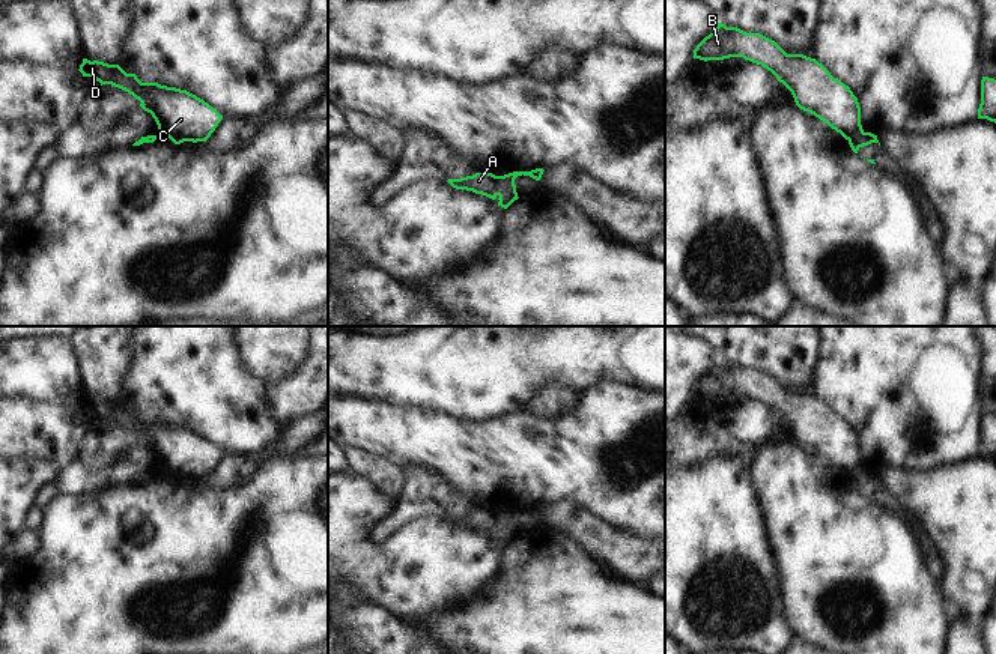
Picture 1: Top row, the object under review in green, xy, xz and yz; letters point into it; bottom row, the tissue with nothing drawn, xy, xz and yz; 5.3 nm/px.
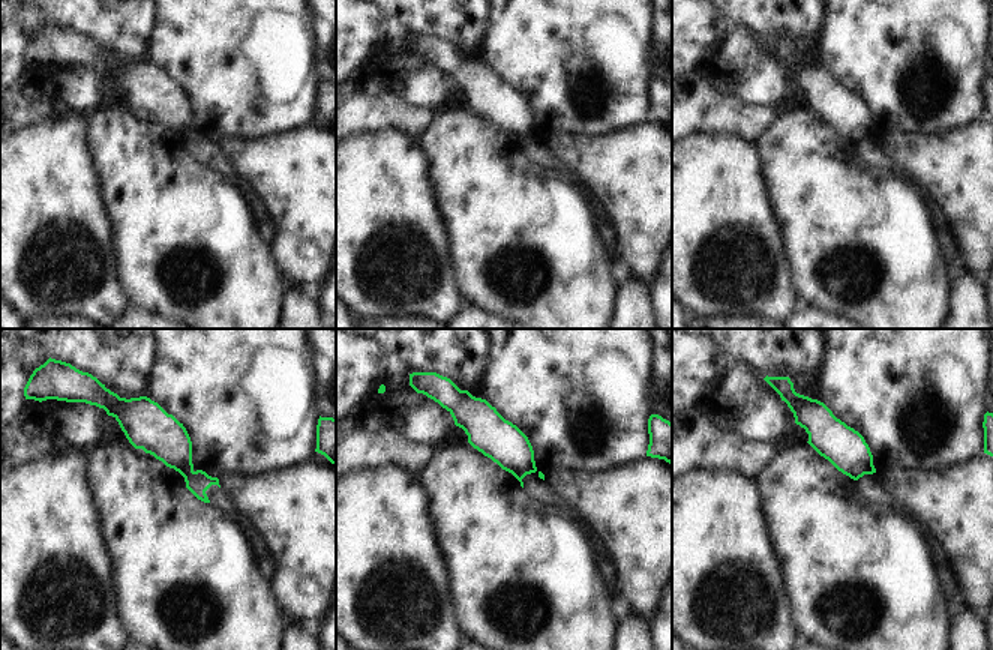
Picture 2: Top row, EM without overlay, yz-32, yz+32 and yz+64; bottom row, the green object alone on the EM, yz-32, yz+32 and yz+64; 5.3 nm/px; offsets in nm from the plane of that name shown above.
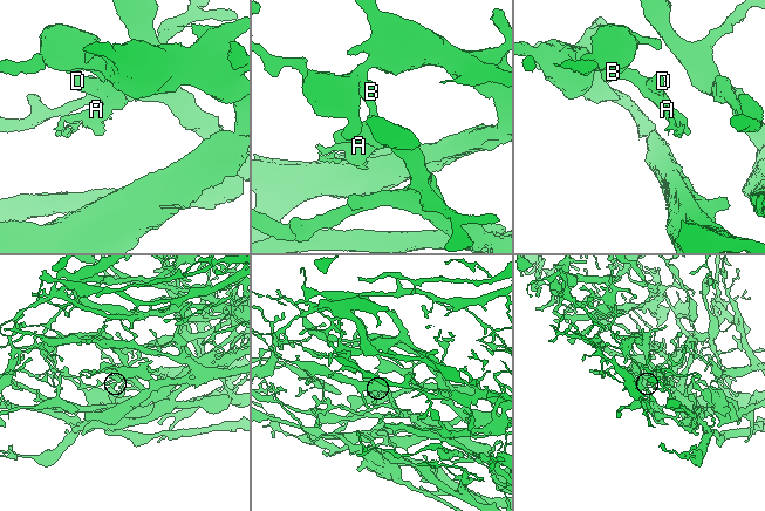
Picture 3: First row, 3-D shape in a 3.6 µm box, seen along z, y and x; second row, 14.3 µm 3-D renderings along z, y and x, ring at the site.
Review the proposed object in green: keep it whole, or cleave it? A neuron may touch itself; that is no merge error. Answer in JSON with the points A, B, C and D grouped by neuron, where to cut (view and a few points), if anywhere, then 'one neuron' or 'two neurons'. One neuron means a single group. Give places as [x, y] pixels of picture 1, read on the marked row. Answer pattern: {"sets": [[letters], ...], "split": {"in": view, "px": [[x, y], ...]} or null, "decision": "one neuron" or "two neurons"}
{"sets": [["A"], ["B", "C", "D"]], "split": {"in": "yz", "px": [[862, 131], [849, 140]]}, "decision": "two neurons"}

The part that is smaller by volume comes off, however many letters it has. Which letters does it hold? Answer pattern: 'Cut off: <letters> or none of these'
Cut off: A.

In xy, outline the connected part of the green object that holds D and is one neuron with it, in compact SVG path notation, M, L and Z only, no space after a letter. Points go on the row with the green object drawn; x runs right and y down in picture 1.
M83 59L78 69L102 84L119 87L141 104L158 125L158 134L173 140L206 141L223 116L196 95L158 83L141 83L135 74L126 74L119 65Z

